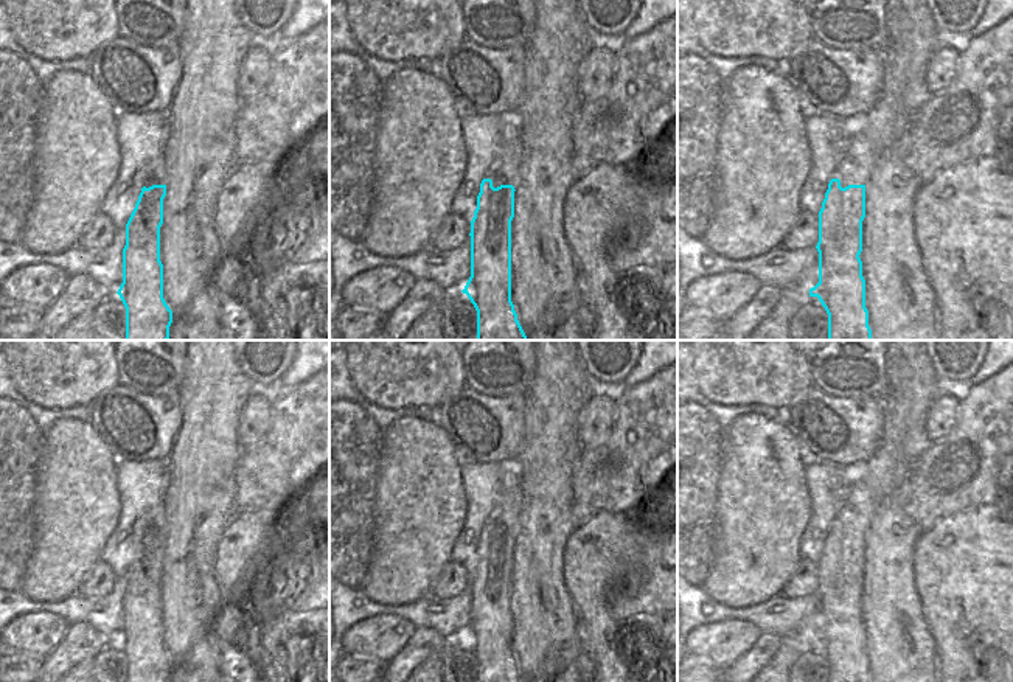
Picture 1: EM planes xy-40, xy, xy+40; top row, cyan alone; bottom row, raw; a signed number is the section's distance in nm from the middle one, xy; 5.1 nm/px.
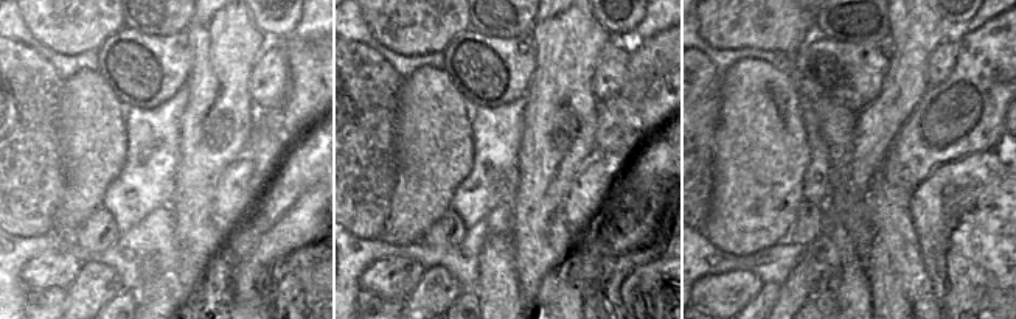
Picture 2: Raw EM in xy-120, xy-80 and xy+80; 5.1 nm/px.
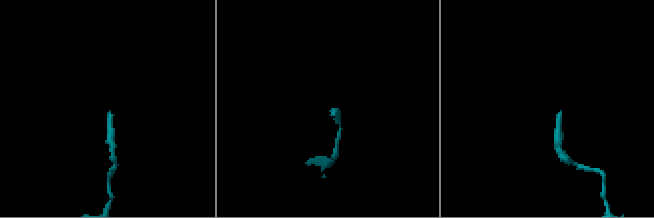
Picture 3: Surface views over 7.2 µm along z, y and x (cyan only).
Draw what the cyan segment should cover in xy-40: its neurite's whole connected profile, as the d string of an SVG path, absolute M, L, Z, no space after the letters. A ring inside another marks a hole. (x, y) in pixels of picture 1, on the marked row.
M152 160L132 177L135 208L126 224L123 283L126 340L168 340L172 311L163 298L160 227L166 196L163 160Z

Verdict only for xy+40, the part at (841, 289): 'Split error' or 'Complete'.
Split error

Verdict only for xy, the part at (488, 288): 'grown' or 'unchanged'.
grown

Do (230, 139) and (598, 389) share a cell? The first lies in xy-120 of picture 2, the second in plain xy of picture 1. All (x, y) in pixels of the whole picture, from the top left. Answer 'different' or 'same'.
different

